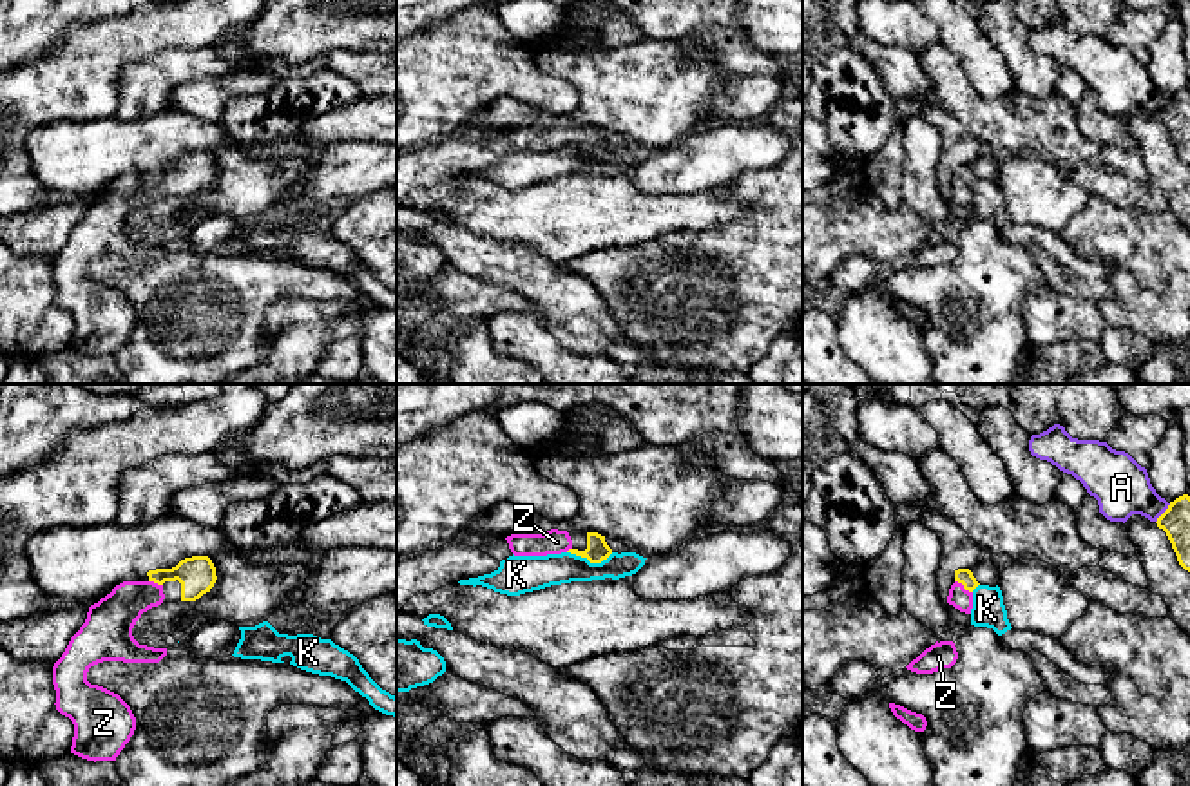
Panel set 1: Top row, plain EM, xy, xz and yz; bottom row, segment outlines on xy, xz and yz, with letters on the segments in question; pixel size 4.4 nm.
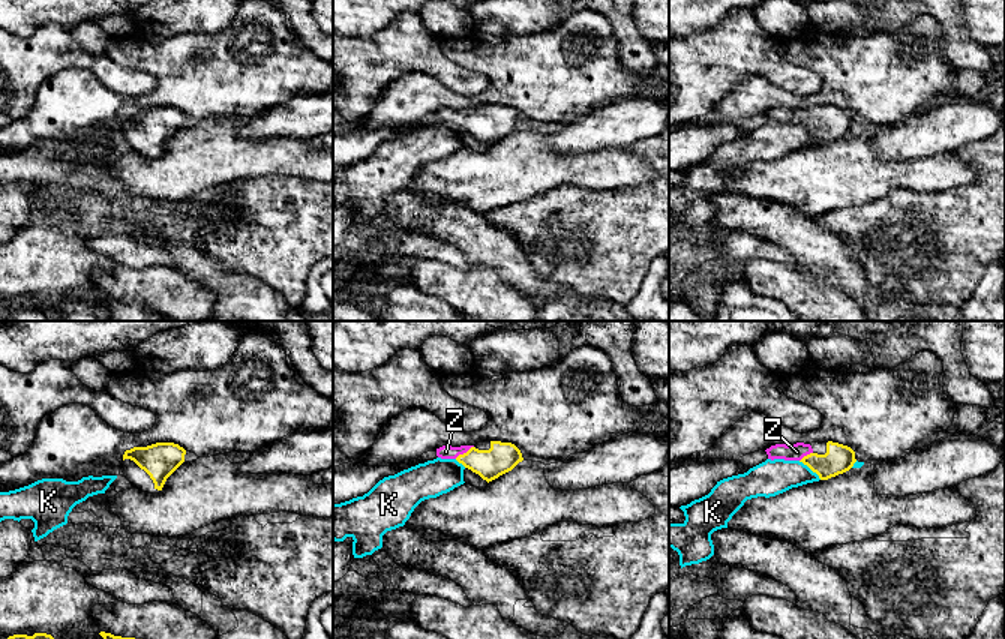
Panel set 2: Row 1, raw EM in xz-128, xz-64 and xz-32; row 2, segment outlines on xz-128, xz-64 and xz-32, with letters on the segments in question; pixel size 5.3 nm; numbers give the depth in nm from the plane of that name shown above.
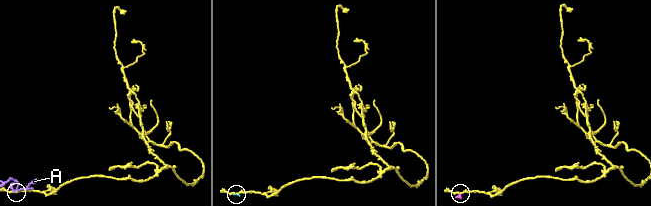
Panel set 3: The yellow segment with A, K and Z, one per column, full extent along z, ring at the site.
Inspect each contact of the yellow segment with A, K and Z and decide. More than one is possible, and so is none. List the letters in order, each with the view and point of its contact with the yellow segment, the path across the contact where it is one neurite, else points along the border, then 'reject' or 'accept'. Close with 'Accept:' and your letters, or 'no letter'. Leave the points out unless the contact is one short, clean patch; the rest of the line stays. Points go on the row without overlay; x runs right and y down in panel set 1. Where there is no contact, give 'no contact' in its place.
A: contact yz (1163, 107); reject
K: contact xz (591, 156); border xz (567, 145), (591, 156), (602, 156), (613, 147); reject
Z: contact yz (964, 182); way yz (964, 171), (964, 182), (960, 192); accept
Accept: Z

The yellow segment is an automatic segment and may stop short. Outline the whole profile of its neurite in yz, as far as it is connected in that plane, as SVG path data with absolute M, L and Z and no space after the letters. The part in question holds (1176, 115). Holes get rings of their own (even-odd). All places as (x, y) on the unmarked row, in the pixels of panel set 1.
M1190 91L1170 96L1156 118L1166 127L1179 159L1190 167Z

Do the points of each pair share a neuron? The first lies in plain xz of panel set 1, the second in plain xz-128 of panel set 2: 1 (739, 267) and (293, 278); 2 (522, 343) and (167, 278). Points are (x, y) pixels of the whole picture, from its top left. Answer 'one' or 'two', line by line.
1: one
2: one

